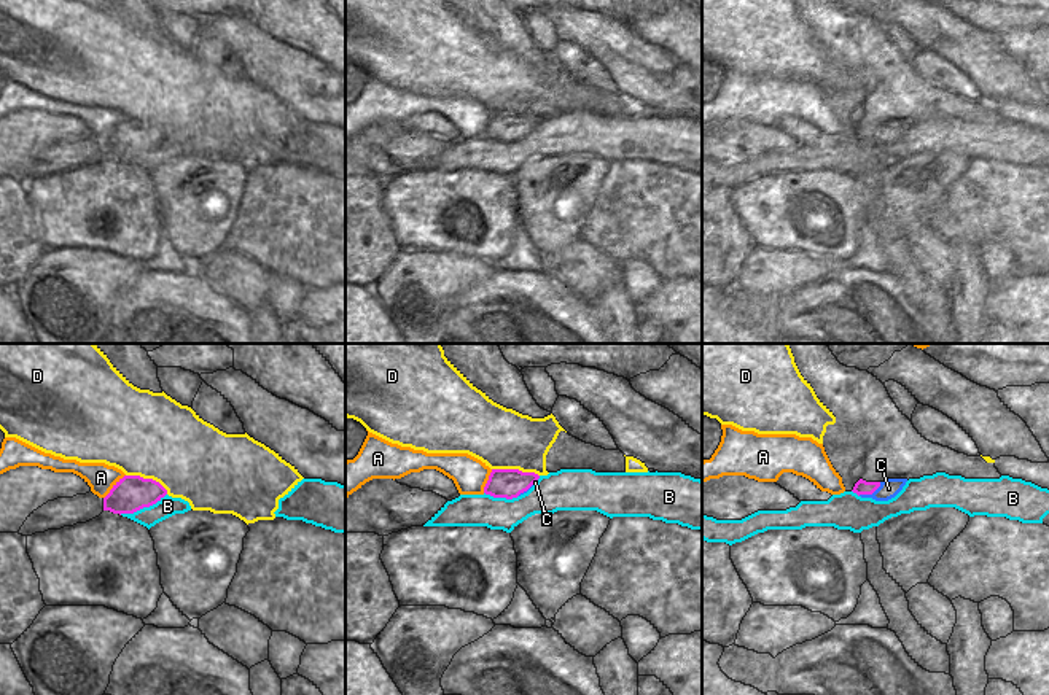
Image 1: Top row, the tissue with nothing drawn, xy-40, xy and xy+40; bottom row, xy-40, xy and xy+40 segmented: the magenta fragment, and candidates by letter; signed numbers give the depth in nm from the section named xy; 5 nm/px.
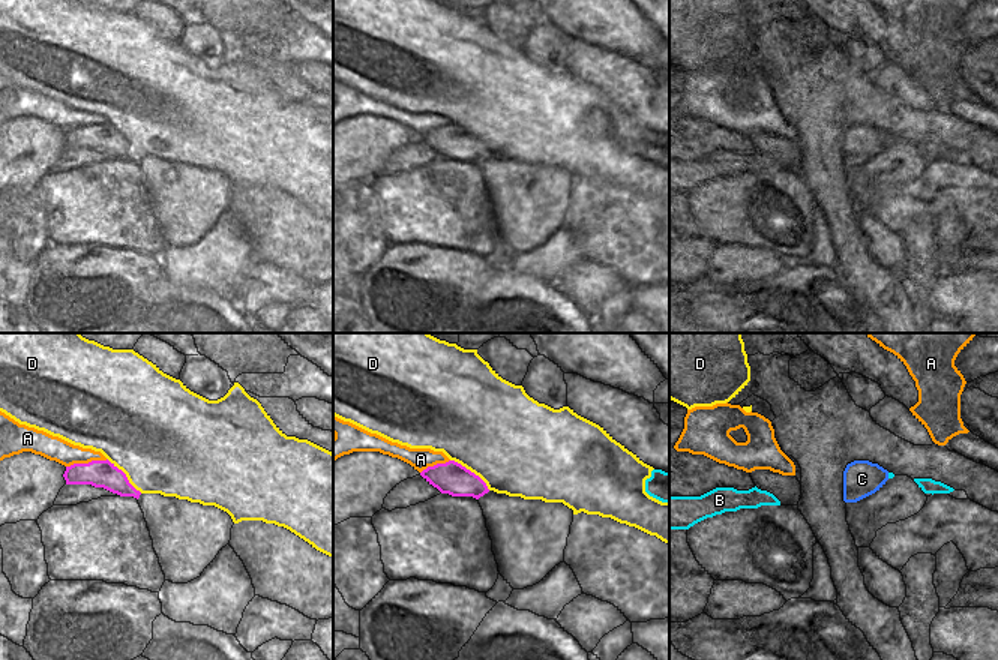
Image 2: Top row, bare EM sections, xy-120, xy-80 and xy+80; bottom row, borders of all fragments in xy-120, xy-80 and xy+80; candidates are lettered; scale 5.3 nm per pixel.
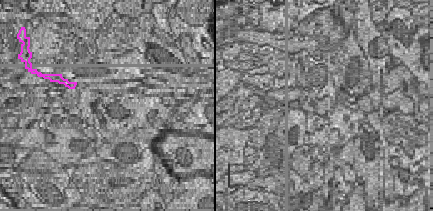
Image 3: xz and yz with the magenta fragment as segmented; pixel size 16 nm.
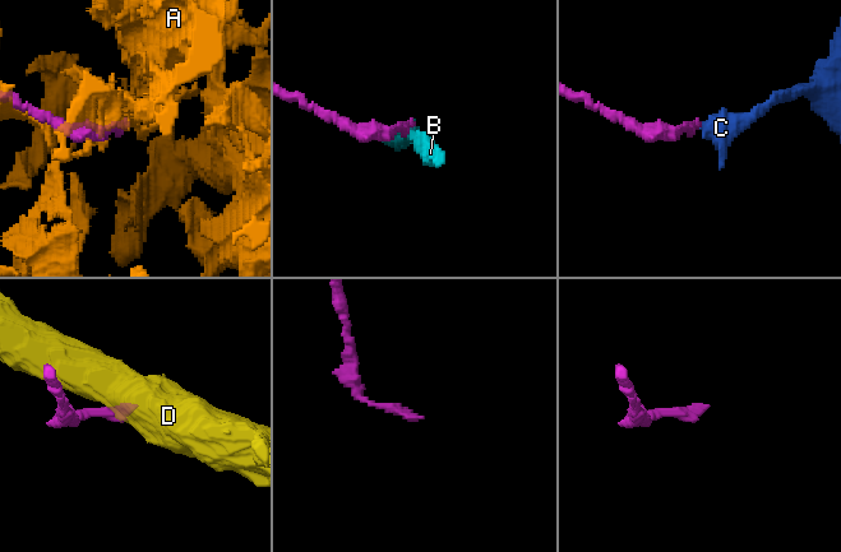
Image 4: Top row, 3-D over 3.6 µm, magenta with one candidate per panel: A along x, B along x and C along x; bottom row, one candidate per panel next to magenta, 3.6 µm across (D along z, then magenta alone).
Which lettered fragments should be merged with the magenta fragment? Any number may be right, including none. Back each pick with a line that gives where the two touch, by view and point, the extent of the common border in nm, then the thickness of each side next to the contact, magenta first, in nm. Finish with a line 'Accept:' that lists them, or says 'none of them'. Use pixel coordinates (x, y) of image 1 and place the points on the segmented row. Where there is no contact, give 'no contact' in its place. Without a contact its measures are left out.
C: contact xy+40 (869, 493); length 140 nm; calibres 80 and 90 nm
Accept: C

